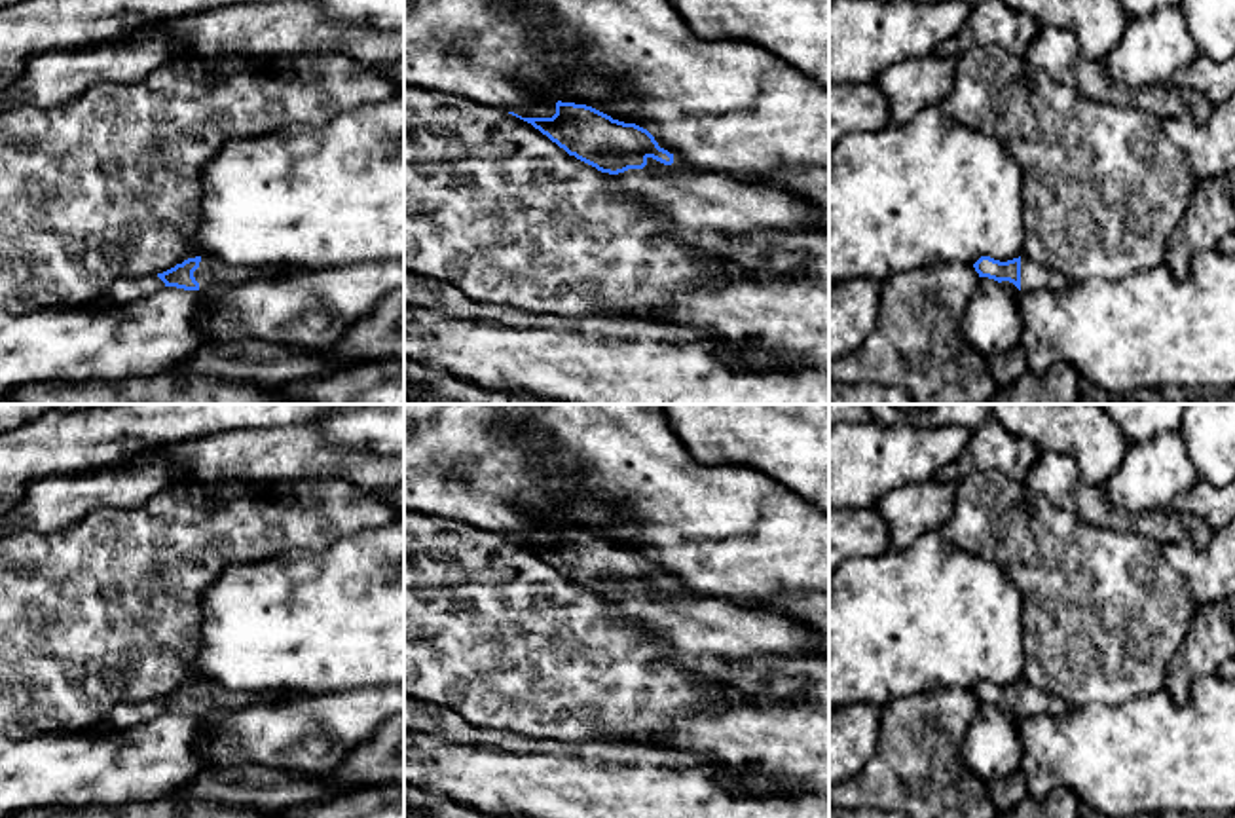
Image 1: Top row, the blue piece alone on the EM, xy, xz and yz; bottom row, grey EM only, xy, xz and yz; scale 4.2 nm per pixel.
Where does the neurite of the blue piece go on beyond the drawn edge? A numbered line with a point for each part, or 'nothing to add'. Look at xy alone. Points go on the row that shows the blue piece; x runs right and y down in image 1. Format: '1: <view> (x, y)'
1: xy (211, 270)

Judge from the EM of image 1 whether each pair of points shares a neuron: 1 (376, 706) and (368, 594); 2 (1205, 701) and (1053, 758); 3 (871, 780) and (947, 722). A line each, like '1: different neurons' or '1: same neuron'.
1: different neurons
2: same neuron
3: same neuron

